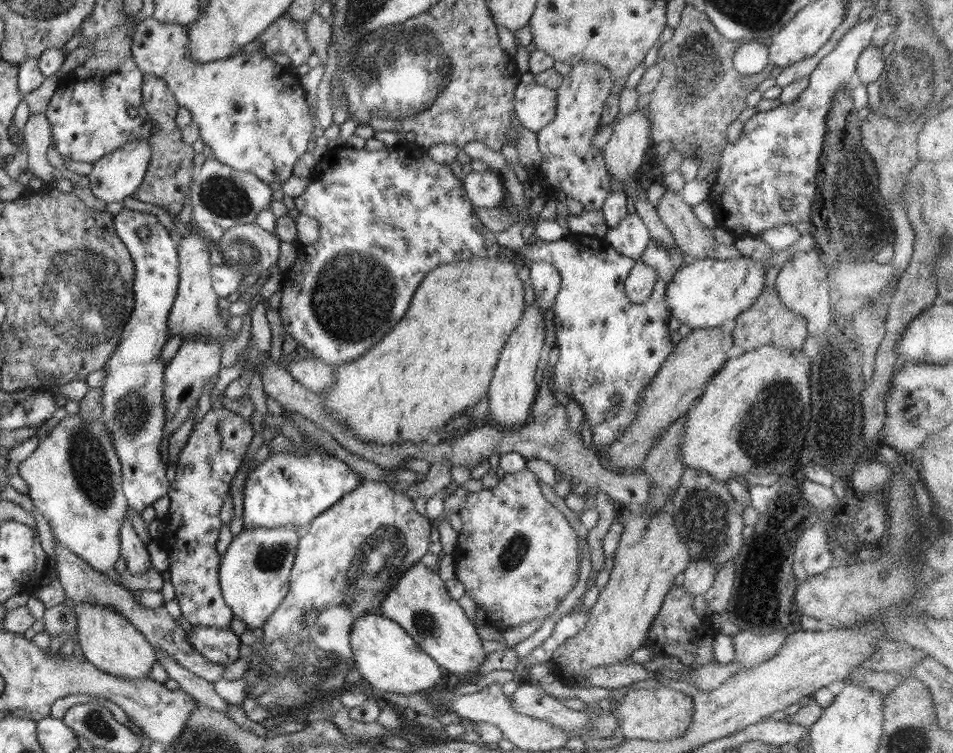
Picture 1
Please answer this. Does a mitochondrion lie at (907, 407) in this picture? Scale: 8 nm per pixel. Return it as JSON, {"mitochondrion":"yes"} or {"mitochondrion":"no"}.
{"mitochondrion":"no"}

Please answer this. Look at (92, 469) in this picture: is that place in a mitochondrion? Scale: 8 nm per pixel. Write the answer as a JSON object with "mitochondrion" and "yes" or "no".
{"mitochondrion":"yes"}

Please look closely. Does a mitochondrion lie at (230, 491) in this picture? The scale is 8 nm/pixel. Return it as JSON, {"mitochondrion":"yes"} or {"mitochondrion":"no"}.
{"mitochondrion":"no"}

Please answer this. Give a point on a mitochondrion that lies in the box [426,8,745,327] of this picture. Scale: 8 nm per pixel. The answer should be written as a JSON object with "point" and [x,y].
{"point":[699,66]}

